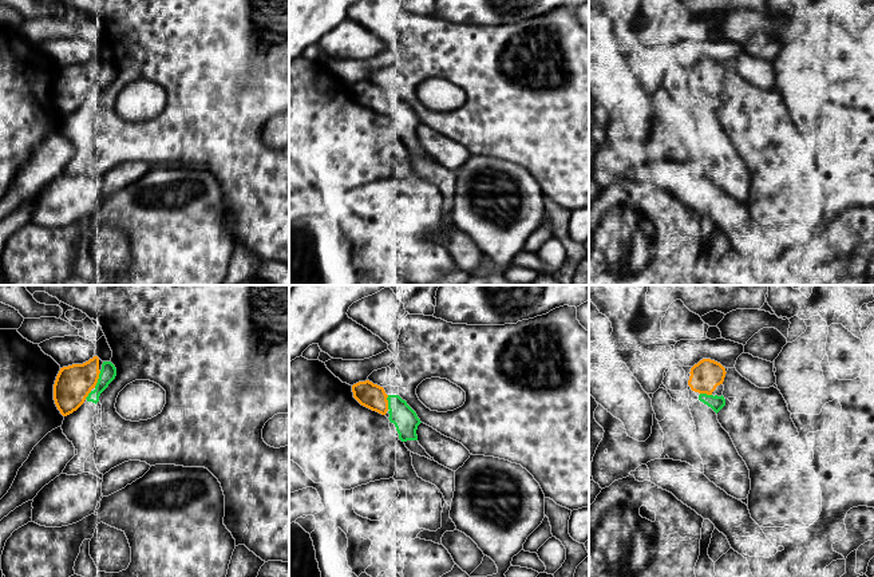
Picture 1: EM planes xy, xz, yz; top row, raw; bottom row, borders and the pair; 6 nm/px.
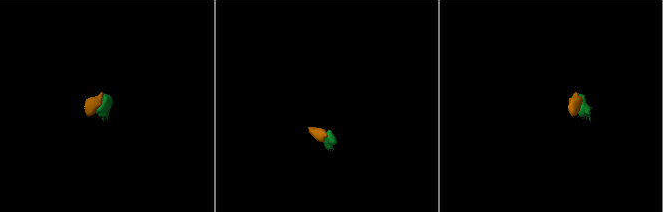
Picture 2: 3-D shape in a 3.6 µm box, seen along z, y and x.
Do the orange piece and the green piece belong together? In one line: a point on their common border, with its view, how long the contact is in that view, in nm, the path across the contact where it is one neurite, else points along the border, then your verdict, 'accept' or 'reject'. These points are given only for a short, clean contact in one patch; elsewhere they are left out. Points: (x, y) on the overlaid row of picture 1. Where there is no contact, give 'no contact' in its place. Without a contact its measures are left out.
xy (97, 379) | 110 nm | accept

